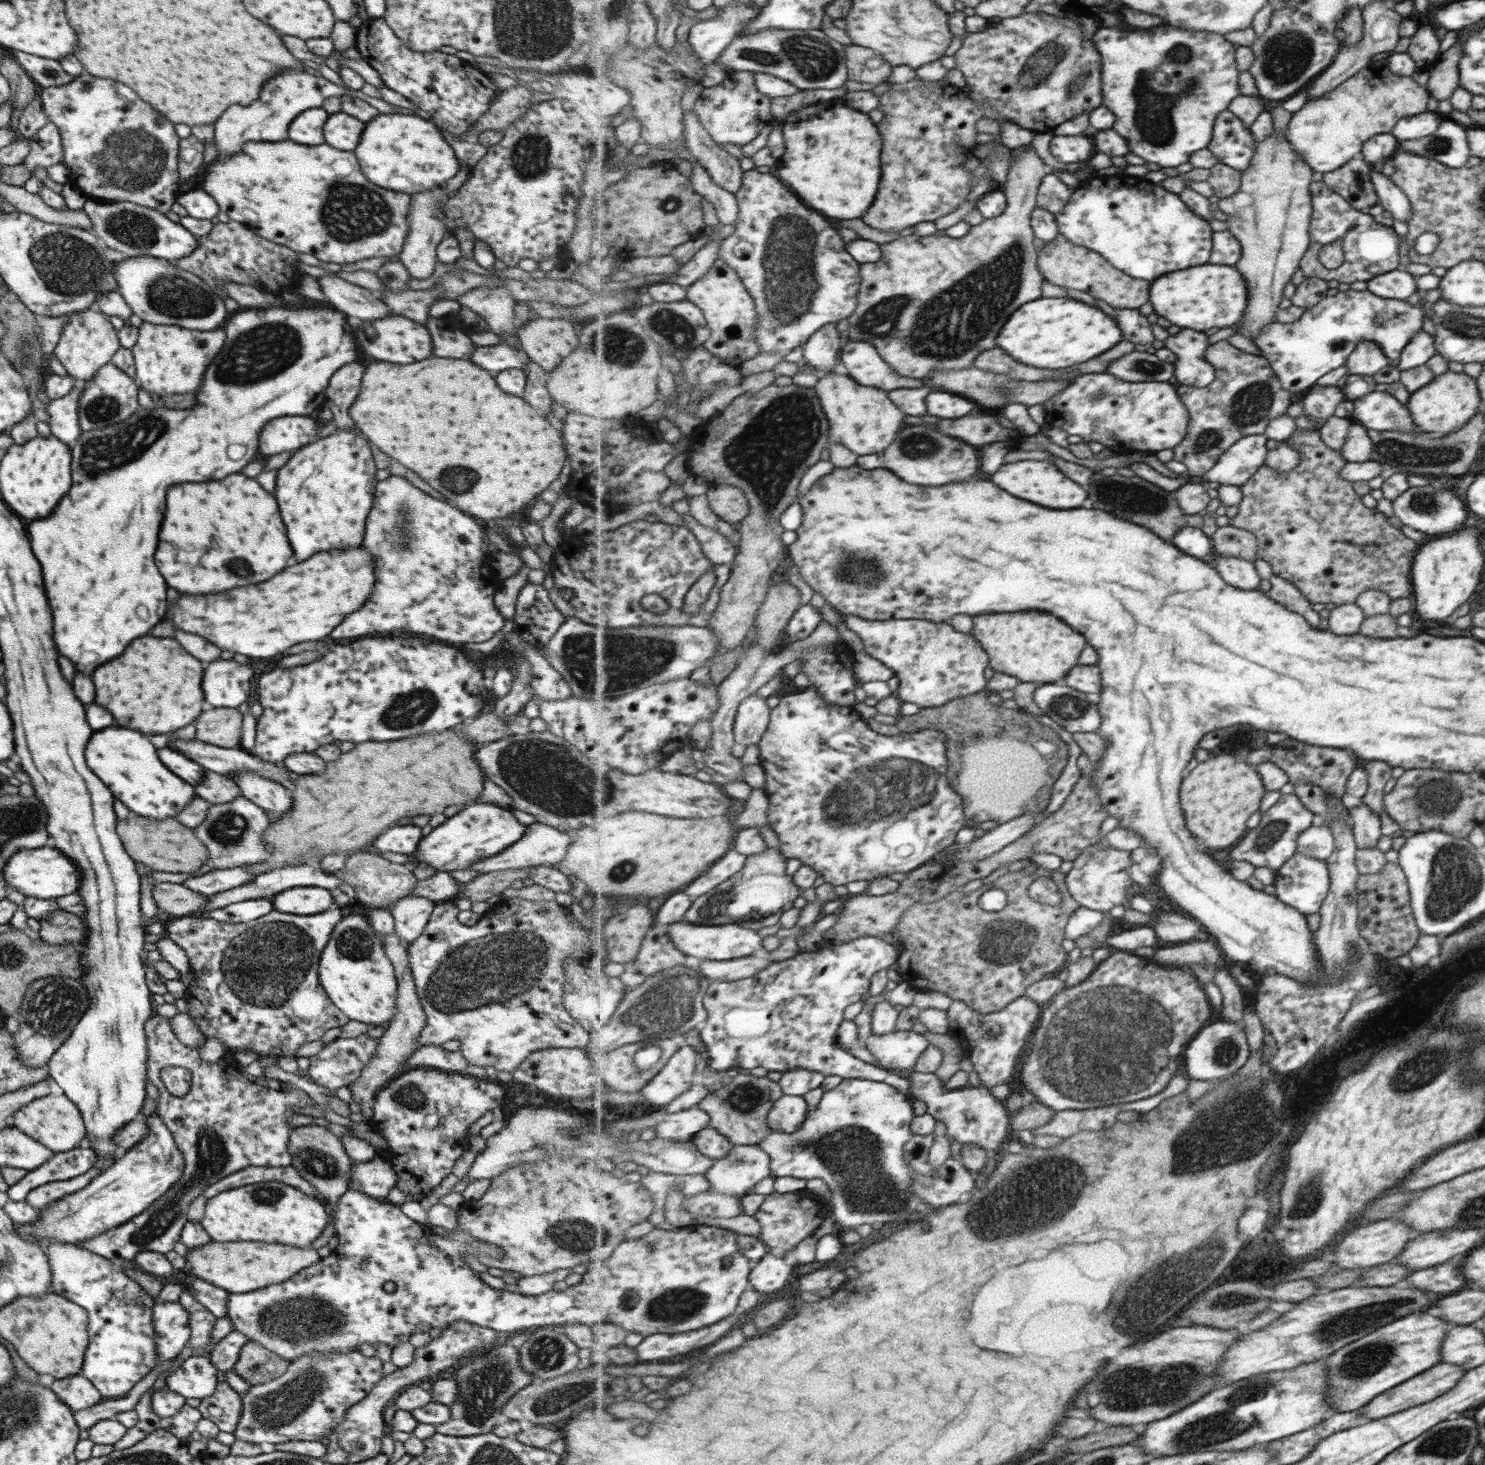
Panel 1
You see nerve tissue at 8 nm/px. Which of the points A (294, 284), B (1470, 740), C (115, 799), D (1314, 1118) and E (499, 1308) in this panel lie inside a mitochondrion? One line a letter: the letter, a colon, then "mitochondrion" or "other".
A: other
B: other
C: other
D: other
E: other

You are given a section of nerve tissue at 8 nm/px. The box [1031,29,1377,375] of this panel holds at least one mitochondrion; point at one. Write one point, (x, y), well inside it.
(1156, 92)

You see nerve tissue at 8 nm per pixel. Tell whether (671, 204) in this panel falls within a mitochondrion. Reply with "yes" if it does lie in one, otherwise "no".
yes

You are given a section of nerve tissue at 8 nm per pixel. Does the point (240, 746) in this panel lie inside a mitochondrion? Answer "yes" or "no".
no

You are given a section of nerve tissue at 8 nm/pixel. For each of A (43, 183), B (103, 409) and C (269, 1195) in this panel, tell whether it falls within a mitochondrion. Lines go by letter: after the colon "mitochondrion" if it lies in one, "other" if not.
A: other
B: mitochondrion
C: mitochondrion

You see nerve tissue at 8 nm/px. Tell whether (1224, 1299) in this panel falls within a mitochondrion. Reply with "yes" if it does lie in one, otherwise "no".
yes

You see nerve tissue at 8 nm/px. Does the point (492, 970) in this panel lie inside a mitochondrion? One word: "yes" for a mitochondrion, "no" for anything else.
yes

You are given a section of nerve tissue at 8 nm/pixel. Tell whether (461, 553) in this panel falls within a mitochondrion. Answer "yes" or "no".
no

